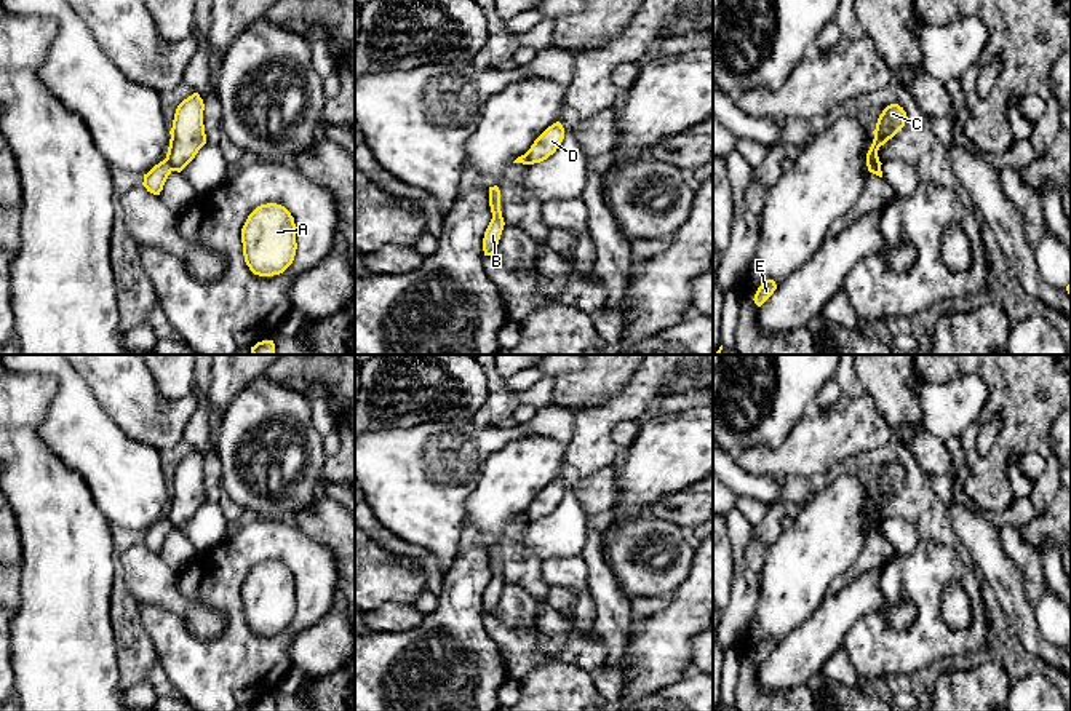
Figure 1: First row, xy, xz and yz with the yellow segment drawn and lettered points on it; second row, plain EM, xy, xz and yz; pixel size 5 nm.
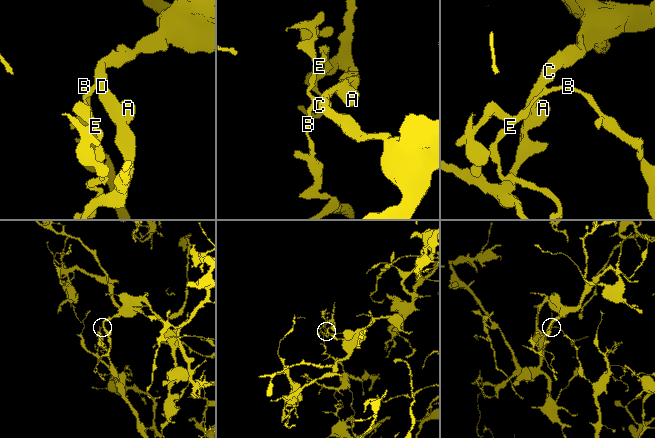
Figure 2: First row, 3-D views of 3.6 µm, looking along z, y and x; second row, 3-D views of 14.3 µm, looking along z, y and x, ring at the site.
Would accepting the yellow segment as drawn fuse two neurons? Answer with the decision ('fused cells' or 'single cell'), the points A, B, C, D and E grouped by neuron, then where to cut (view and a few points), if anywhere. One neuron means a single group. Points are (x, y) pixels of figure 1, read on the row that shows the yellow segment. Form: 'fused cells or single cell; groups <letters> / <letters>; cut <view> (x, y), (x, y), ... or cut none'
fused cells; groups A C D / B E; cut xy (165, 158), (173, 170)

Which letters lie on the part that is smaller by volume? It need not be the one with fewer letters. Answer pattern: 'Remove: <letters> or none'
Remove: B, E

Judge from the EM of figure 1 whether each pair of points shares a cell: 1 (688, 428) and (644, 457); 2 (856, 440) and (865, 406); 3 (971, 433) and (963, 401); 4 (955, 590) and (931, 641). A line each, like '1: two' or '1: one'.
1: one
2: one
3: two
4: two

